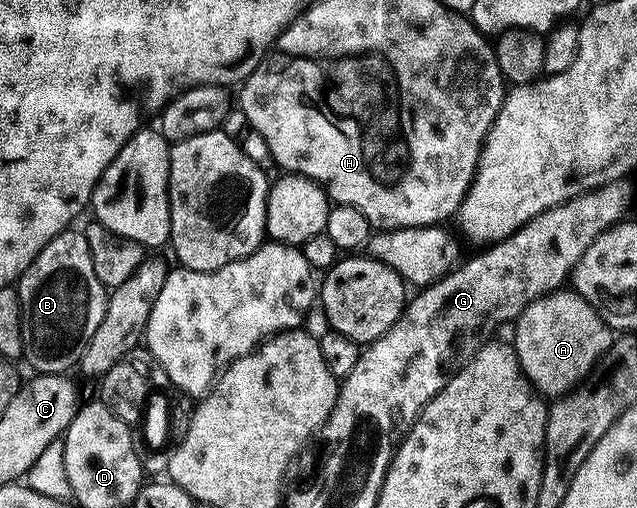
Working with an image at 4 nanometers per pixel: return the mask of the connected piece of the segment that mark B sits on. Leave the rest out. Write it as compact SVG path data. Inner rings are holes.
M82 231L57 234L17 281L21 306L22 359L39 374L63 374L80 363L87 343L105 318L108 289L93 270L89 242Z

